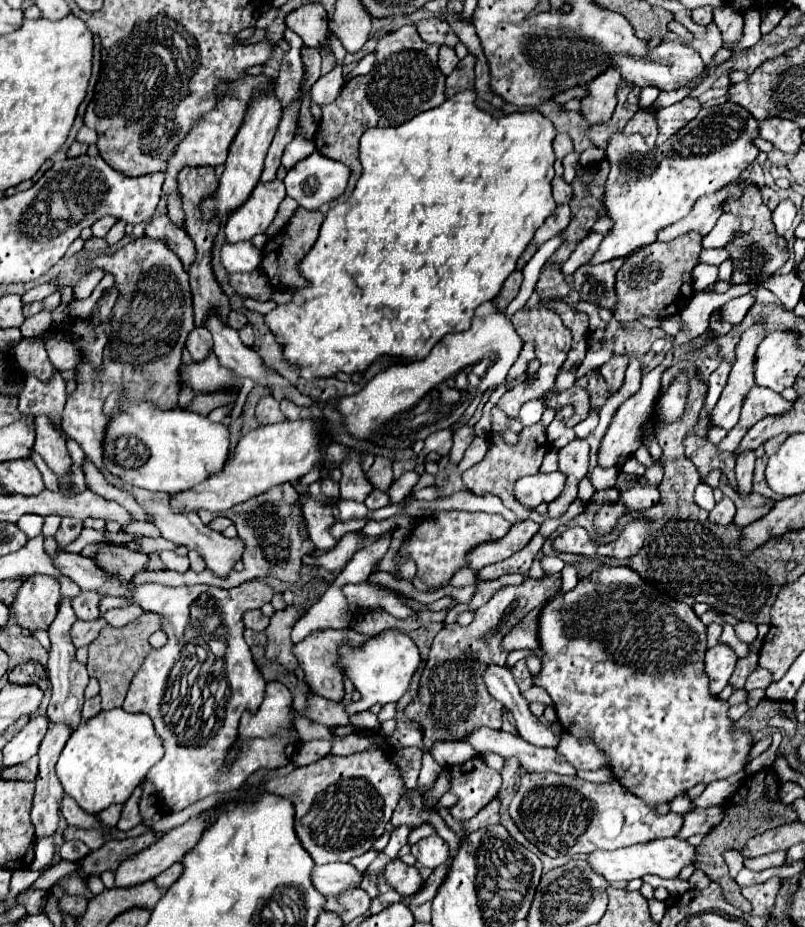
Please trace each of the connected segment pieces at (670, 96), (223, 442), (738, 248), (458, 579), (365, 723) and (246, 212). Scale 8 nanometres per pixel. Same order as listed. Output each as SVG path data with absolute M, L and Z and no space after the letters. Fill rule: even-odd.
M702 72L700 76L696 76L694 80L690 80L686 86L682 86L682 88L678 88L678 90L663 92L661 91L656 101L653 103L653 107L655 109L660 109L666 106L670 106L676 102L681 101L686 98L698 84L702 84L704 82L704 78L706 78L706 74Z
M112 392L104 400L104 412L108 416L106 438L104 438L104 466L108 472L118 476L122 482L130 486L138 486L150 492L166 492L176 494L188 490L208 478L210 474L218 472L230 450L228 442L228 428L224 424L210 422L206 416L196 414L192 410L160 410L152 402L130 404L118 410L118 400L122 400L122 392ZM118 436L136 436L148 448L148 460L138 468L122 468L114 462L114 442Z
M748 186L746 192L742 194L742 198L738 198L738 200L728 200L724 204L724 212L736 214L736 216L746 216L746 218L754 220L754 228L750 234L738 236L738 238L734 238L734 242L730 242L726 246L726 250L730 250L730 258L734 262L732 284L756 282L756 280L762 280L762 278L776 274L776 270L782 268L782 264L788 260L788 248L786 248L786 240L782 236L778 236L774 226L772 226L770 210L764 206L758 186Z
M462 568L454 574L452 578L452 586L466 586L466 584L474 584L476 582L476 572L474 570L468 570L468 568Z
M369 710L351 715L350 723L362 726L364 730L372 730L380 727L377 715Z
M280 180L258 182L250 198L240 208L230 212L226 220L226 240L244 242L254 234L262 234L274 220L284 196L286 192Z

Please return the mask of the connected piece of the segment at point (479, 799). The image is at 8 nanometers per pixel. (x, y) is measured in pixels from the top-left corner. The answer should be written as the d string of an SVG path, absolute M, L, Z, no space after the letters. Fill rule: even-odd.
M474 756L464 764L456 764L450 768L452 772L452 786L450 792L456 794L460 800L450 814L456 820L470 820L482 808L496 798L502 778L496 770L492 770L482 756Z

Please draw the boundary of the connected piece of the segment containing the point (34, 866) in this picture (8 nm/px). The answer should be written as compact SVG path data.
M48 836L48 838L40 838L38 842L36 842L36 854L34 854L34 862L30 864L30 870L36 870L36 872L40 872L40 870L44 870L46 866L50 866L50 862L52 862L52 856L54 856L54 844L52 844L52 836Z

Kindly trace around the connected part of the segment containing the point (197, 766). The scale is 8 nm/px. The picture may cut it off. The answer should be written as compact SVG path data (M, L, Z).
M56 552L52 562L82 590L94 590L102 596L124 596L144 612L162 616L162 630L166 632L168 642L146 656L128 688L122 708L126 712L148 714L164 744L166 752L162 760L148 772L148 778L156 784L164 810L176 812L204 796L238 790L252 772L260 768L276 770L290 764L292 752L300 742L294 728L286 738L246 740L246 756L238 756L226 766L226 756L238 742L240 716L246 710L258 710L266 688L266 680L256 668L242 636L242 616L246 610L268 604L272 594L276 594L276 588L260 580L244 582L232 590L214 586L172 588L150 582L134 586L134 582L124 582L116 574L106 574L92 558L82 558L80 554Z

